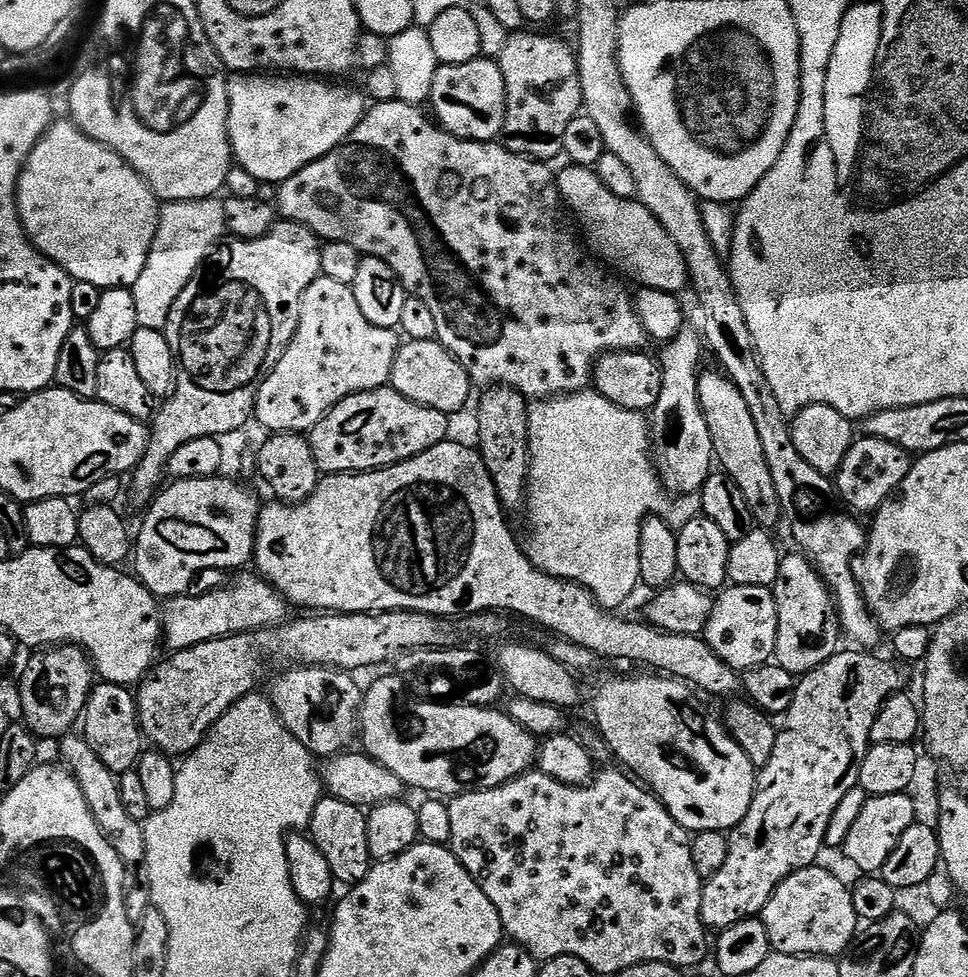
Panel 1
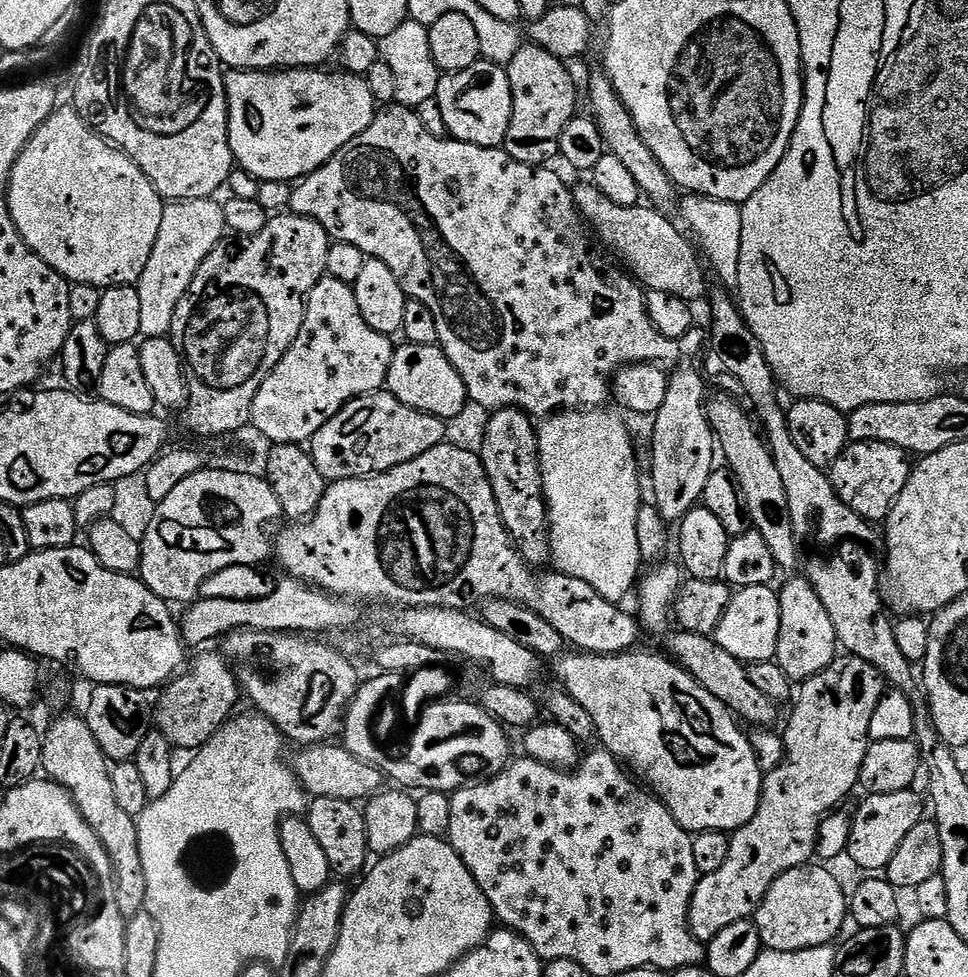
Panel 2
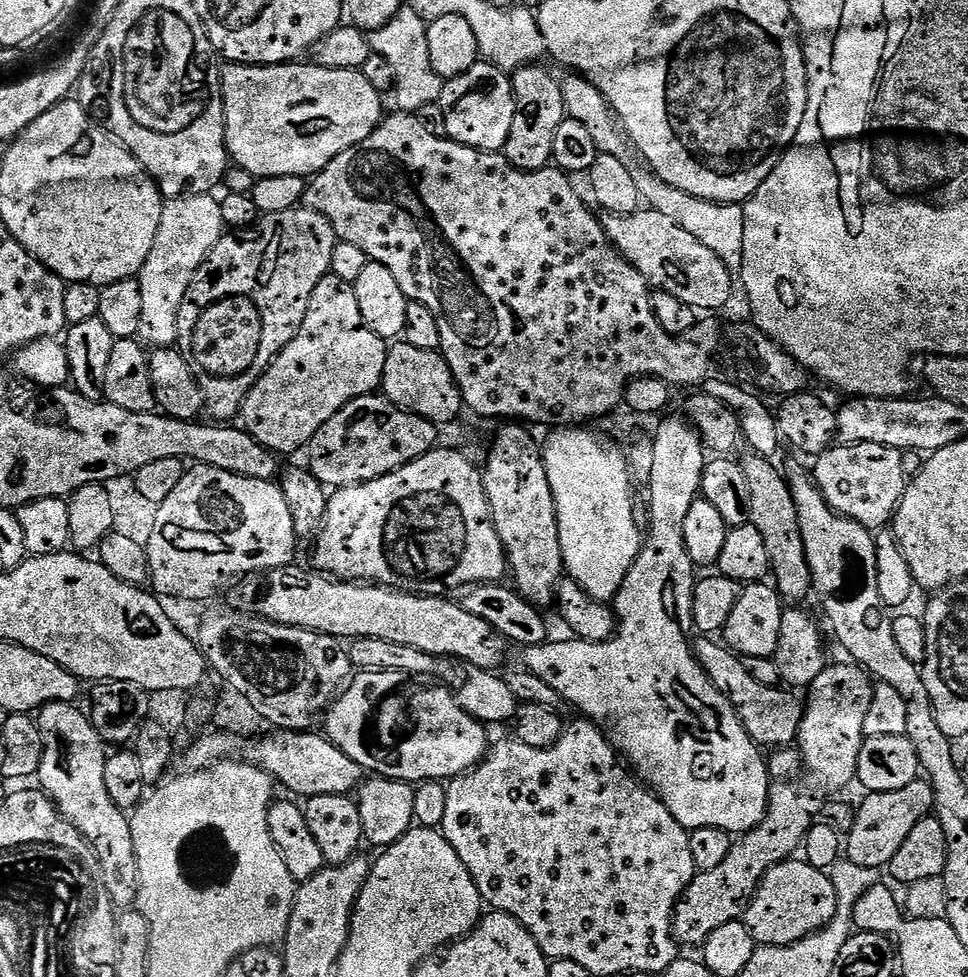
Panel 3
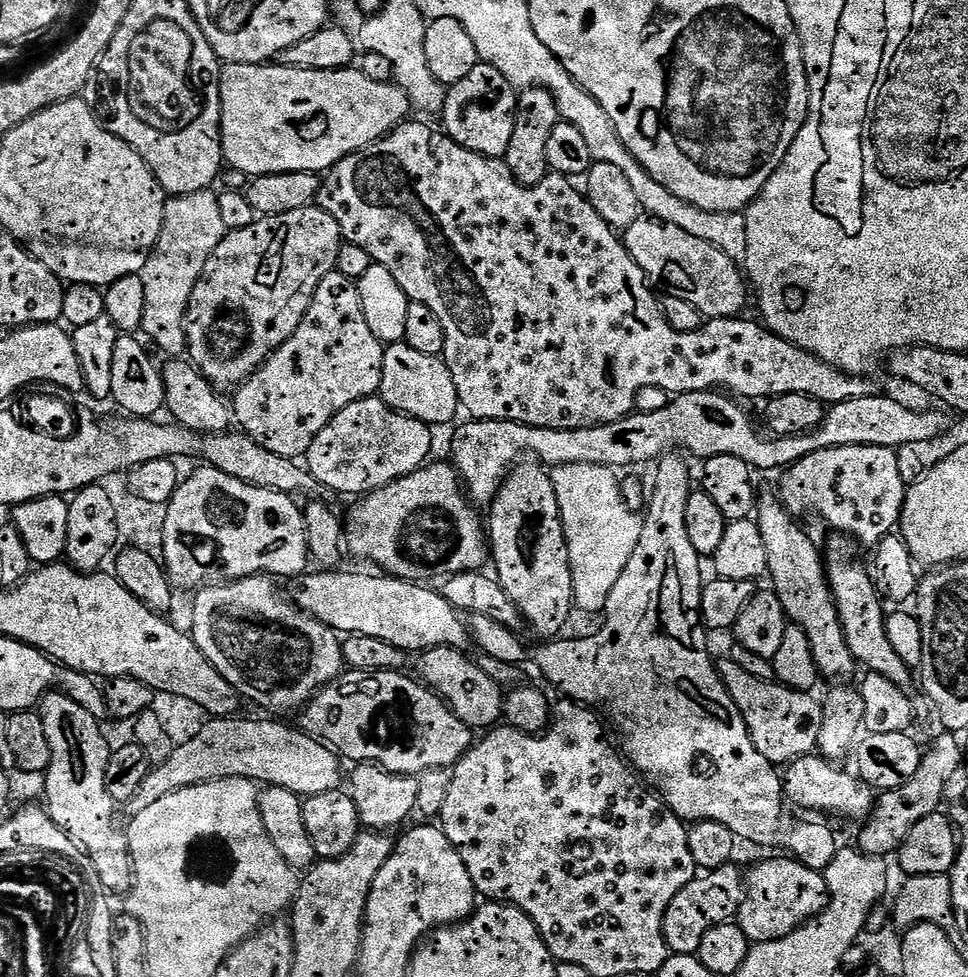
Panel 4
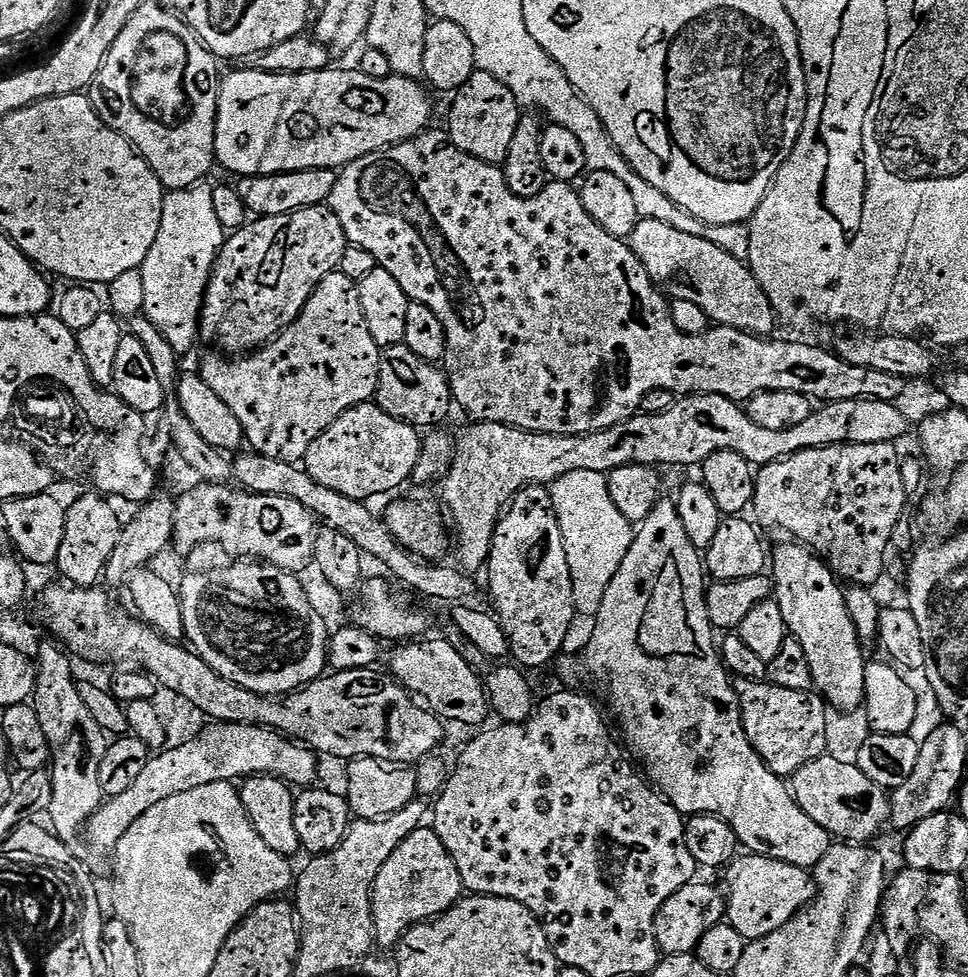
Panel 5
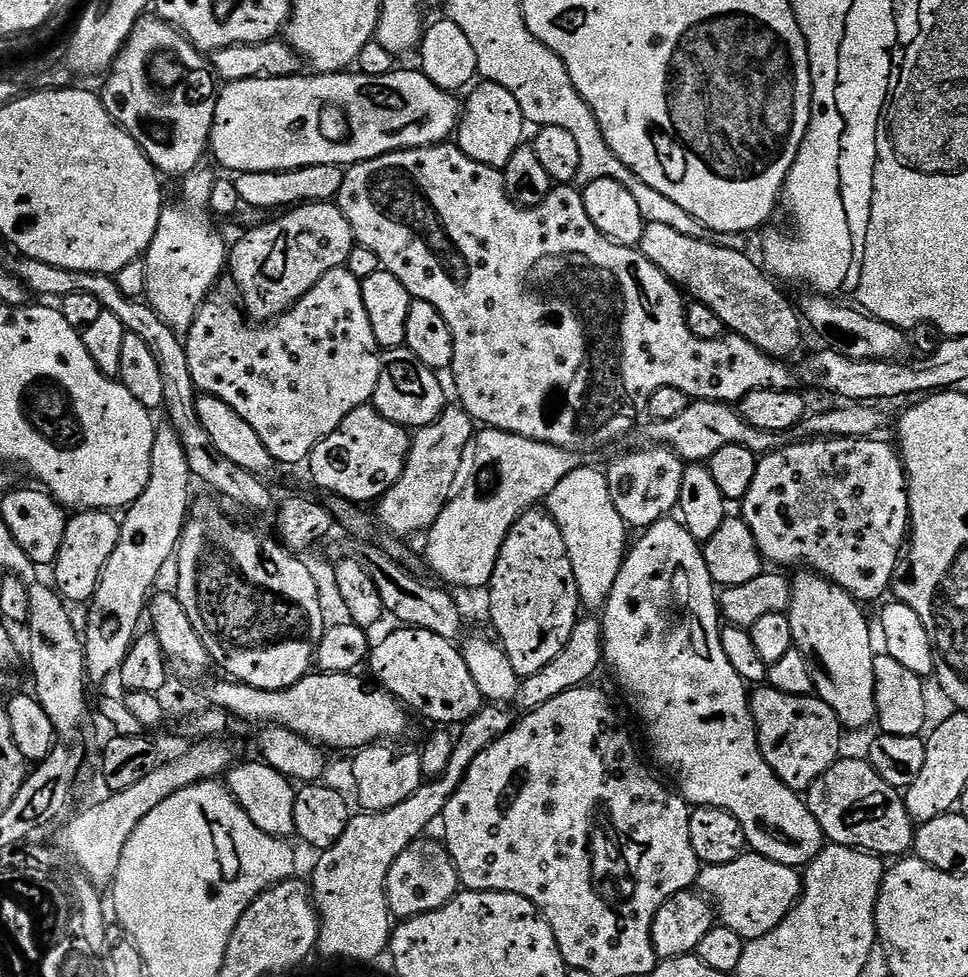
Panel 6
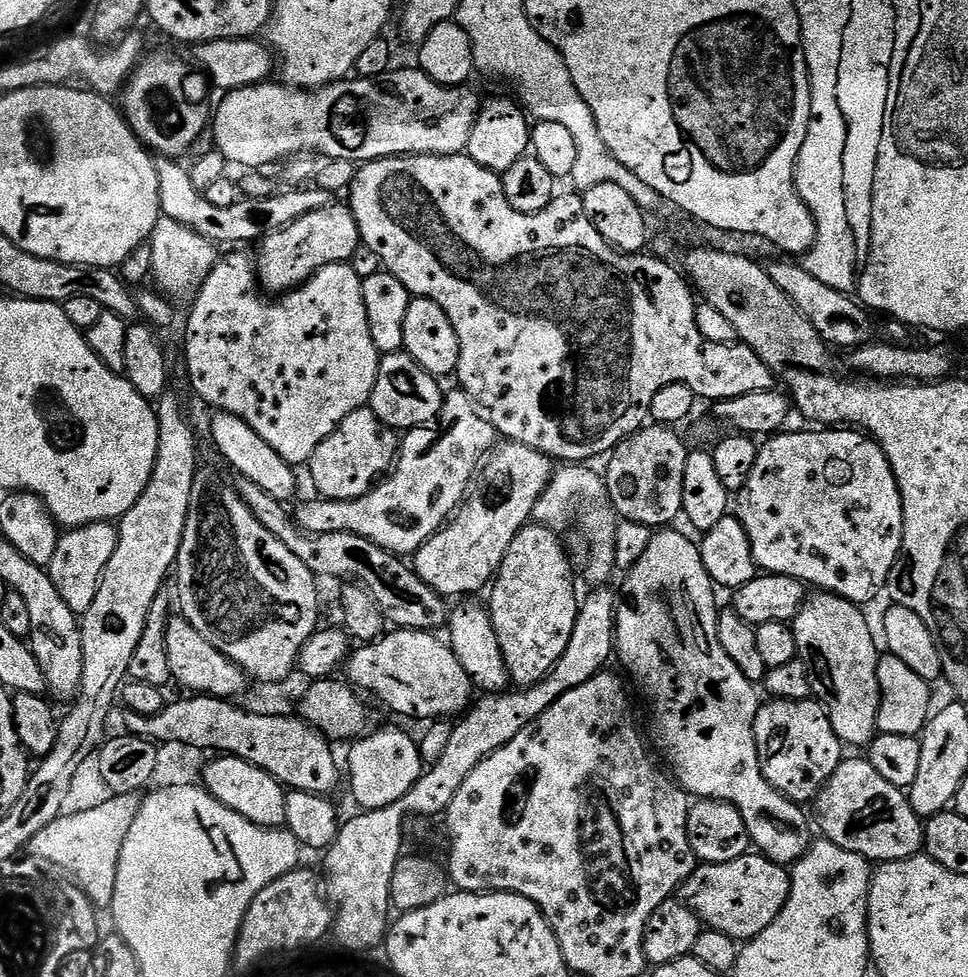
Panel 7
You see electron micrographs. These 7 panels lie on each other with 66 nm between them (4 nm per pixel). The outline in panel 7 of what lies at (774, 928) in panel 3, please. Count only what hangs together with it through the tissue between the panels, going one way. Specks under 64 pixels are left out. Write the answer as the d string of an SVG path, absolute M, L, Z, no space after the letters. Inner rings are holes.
M749 854L734 862L700 864L680 885L678 899L711 931L726 934L737 942L747 942L778 918L788 901L791 885L792 877L785 865L775 864L763 854Z

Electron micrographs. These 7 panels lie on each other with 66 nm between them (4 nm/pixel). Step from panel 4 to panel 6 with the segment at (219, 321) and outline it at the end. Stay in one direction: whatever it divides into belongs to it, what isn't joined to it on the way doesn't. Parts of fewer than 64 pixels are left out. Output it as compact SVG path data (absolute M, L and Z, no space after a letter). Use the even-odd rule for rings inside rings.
M339 203L301 204L277 216L280 216L277 220L250 229L236 245L233 243L227 263L240 291L243 311L256 322L271 322L289 312L327 272L345 267L350 250L357 247L356 235L350 230L350 222L346 222L346 214L342 214Z

